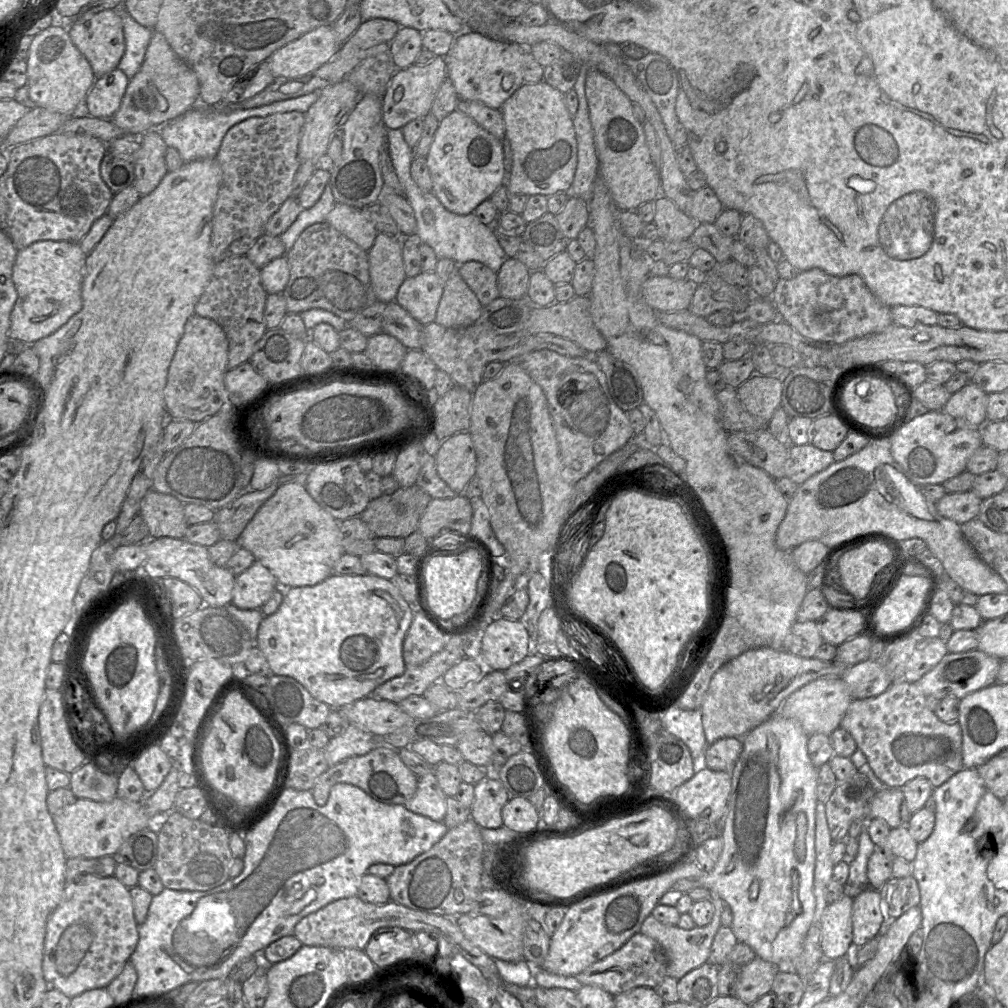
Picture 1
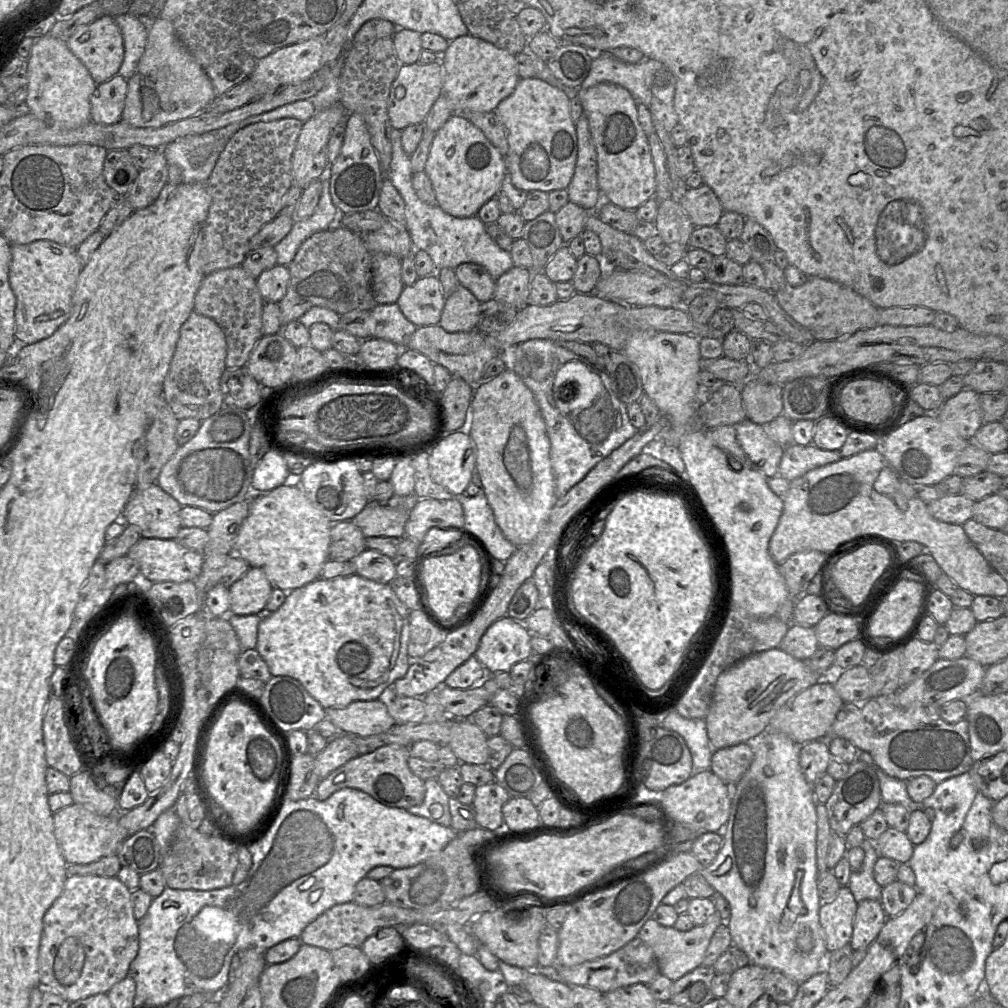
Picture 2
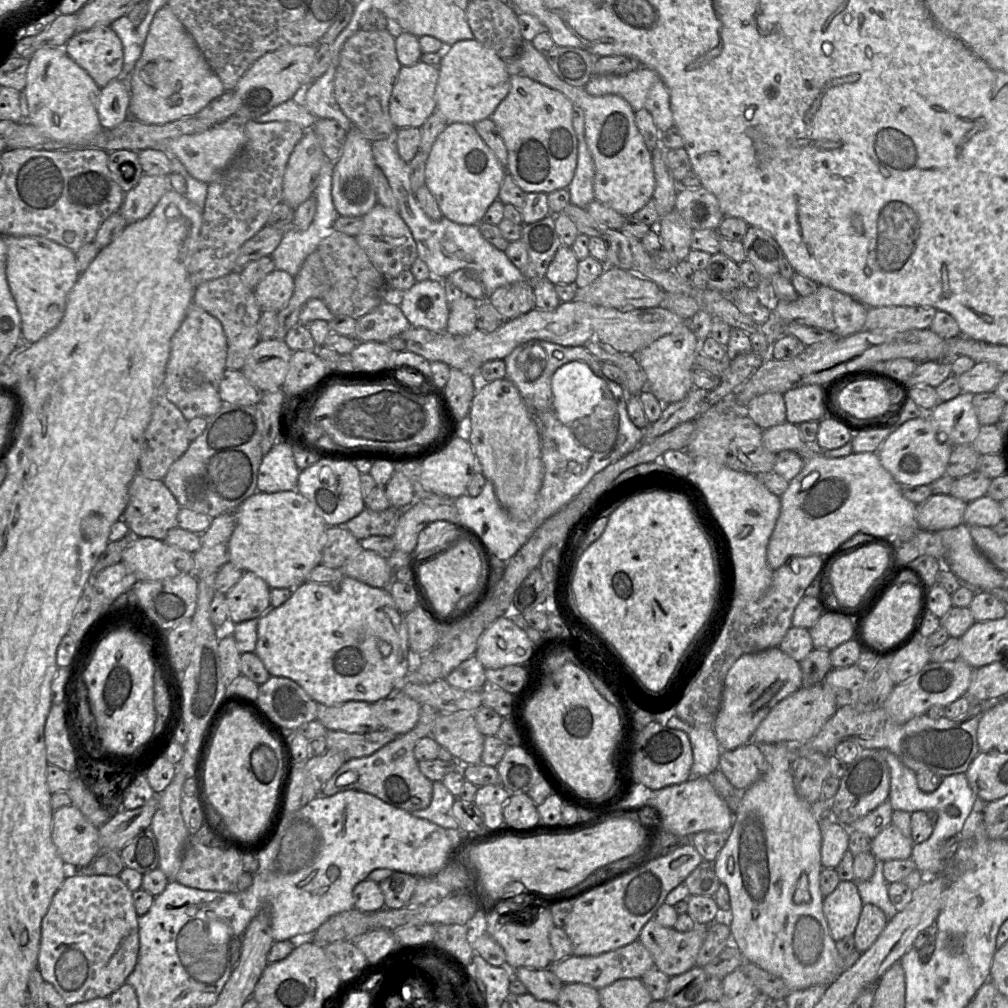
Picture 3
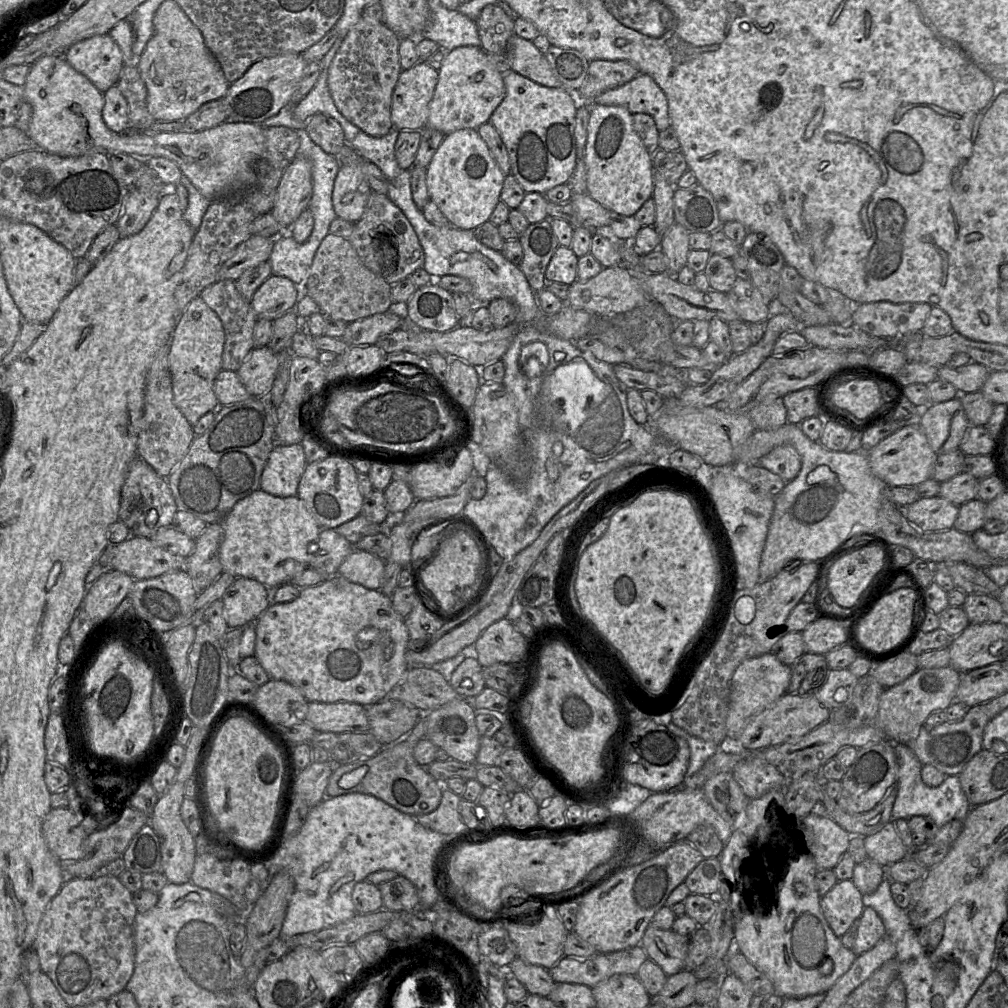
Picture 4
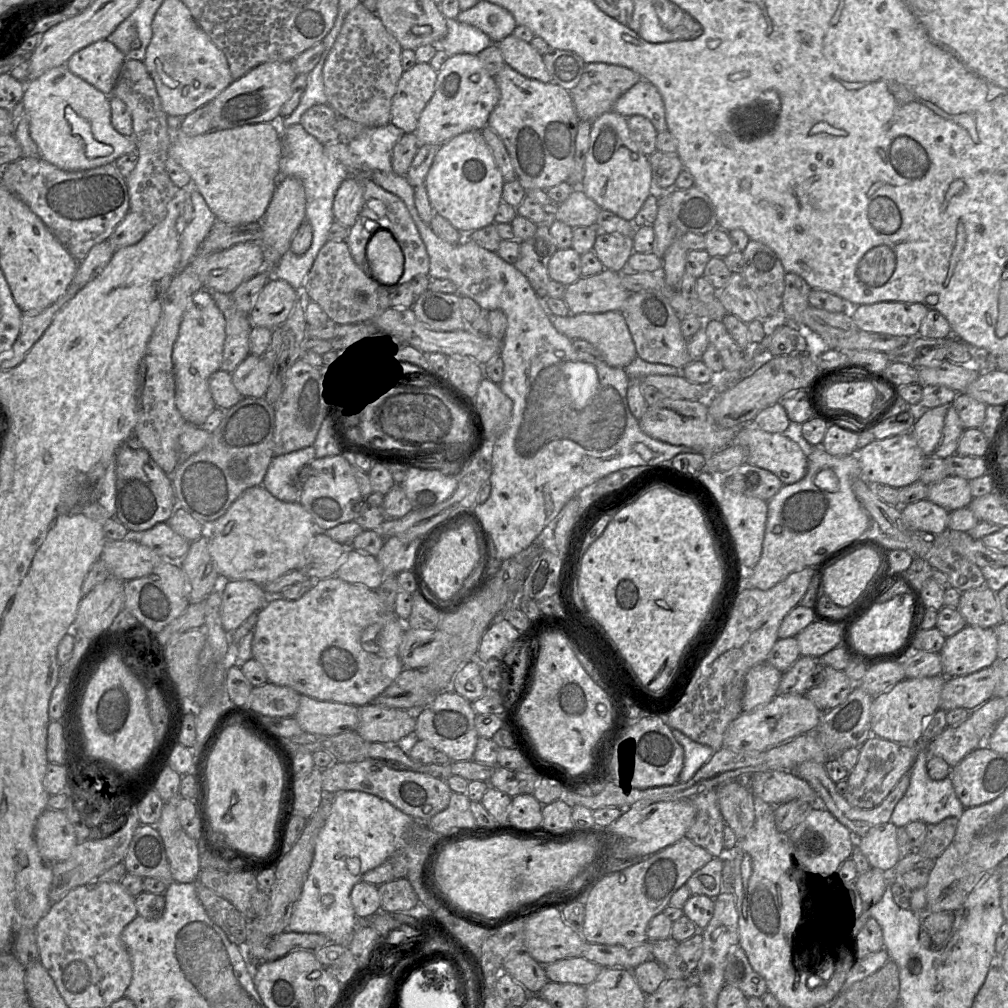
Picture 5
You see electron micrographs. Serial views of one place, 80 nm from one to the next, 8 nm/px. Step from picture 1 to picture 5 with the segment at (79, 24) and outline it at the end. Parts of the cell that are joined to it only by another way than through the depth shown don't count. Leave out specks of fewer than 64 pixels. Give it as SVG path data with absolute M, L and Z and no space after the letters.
M108 39L74 53L67 68L106 95L112 95L126 56Z

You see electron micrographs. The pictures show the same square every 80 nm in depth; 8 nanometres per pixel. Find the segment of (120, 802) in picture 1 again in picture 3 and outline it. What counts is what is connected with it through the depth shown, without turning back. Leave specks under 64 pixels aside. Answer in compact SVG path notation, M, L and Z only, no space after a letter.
M63 806L53 811L52 841L59 856L69 868L81 868L90 864L100 853L99 828L90 823L75 806Z

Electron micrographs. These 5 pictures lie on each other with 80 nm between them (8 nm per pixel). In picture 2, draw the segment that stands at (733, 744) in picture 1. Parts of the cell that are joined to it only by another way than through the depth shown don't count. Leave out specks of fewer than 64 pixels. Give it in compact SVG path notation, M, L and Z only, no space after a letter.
M747 743L719 748L711 757L710 770L730 786L734 786L753 760L753 752Z

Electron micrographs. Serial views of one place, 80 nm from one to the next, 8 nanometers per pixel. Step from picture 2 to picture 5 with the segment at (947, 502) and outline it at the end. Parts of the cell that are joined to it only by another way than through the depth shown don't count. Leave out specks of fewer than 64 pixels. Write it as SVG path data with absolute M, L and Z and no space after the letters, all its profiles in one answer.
M929 499L901 506L904 523L921 533L940 534L948 527L950 512Z

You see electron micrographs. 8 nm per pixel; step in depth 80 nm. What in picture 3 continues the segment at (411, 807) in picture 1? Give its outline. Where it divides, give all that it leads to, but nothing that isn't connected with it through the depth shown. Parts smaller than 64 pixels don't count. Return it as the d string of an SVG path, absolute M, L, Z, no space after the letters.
M433 782L433 792L430 805L423 810L410 812L414 817L426 819L446 829L458 830L459 824L452 812L456 797L442 784Z

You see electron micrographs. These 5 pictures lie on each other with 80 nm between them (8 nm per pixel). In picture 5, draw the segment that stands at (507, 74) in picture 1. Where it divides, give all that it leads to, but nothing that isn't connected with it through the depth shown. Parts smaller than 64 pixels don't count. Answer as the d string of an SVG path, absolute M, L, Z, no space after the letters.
M461 53L450 56L437 73L433 96L423 109L412 133L415 134L418 147L426 144L442 145L454 136L470 131L481 131L488 124L488 118L500 98L500 91L492 76L475 54Z

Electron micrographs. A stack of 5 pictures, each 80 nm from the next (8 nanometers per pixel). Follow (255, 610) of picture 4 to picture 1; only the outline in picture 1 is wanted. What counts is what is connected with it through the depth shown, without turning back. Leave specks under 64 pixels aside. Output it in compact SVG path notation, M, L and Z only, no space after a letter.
M255 561L236 576L232 603L241 609L261 609L278 587L279 583L271 571Z

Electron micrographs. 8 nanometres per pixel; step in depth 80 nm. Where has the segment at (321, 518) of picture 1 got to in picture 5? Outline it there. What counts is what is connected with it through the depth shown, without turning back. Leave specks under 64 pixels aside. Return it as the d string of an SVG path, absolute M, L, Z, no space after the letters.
M263 485L246 489L226 513L205 524L208 551L218 573L227 580L248 580L264 585L292 569L300 567L304 548L317 533L316 523L299 500L283 501L273 496Z

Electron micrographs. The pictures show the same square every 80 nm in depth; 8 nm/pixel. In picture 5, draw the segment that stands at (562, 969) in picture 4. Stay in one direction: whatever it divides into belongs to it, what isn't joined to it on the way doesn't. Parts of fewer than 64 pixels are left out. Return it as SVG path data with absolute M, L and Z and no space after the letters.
M583 957L566 958L543 965L550 982L588 986L603 967Z

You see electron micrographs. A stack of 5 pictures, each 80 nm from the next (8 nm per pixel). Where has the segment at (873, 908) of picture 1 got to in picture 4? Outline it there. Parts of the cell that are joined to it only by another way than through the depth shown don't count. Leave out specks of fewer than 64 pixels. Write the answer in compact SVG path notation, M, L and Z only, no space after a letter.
M864 907L858 919L858 931L853 951L858 956L873 948L886 936L886 928L878 913L871 907Z

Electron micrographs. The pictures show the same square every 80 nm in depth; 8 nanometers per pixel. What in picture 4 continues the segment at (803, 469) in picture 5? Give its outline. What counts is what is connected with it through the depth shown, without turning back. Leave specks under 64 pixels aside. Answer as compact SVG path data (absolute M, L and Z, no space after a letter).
M791 445L775 447L768 454L761 457L757 464L779 475L786 482L795 479L802 468L801 456Z

